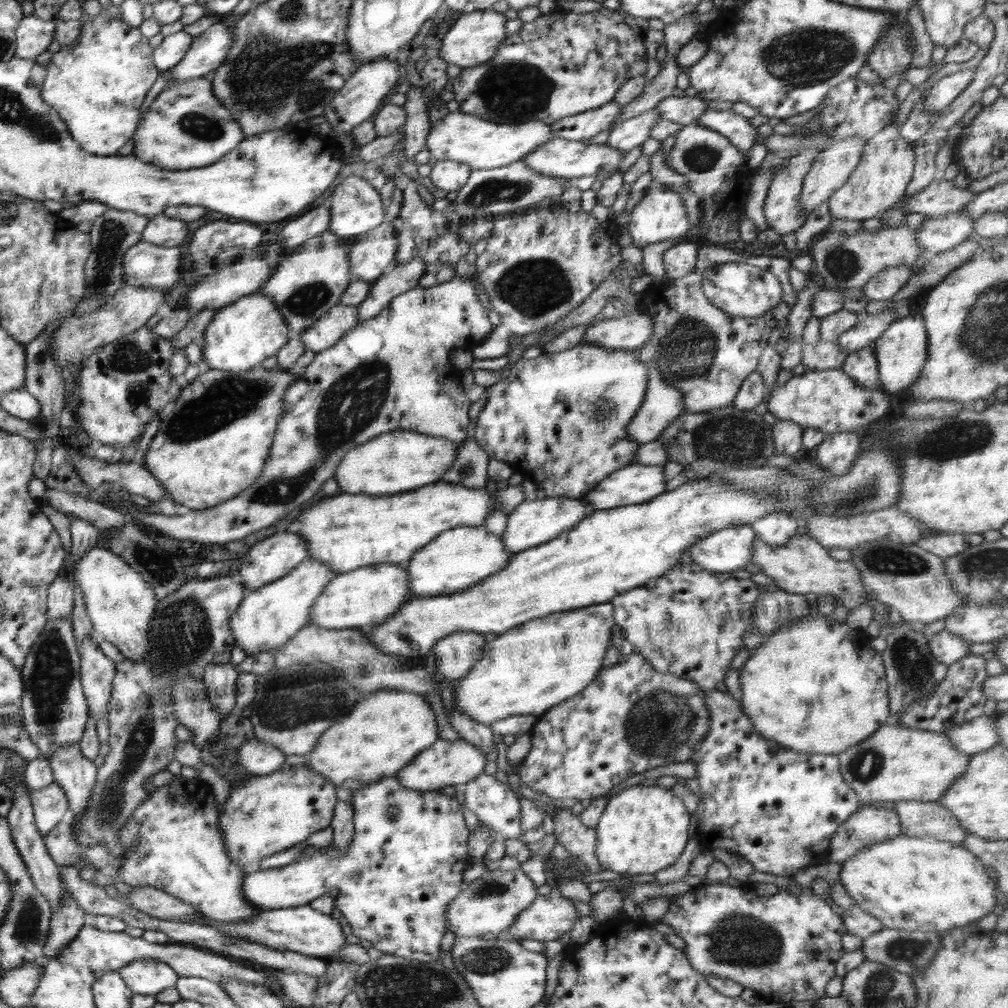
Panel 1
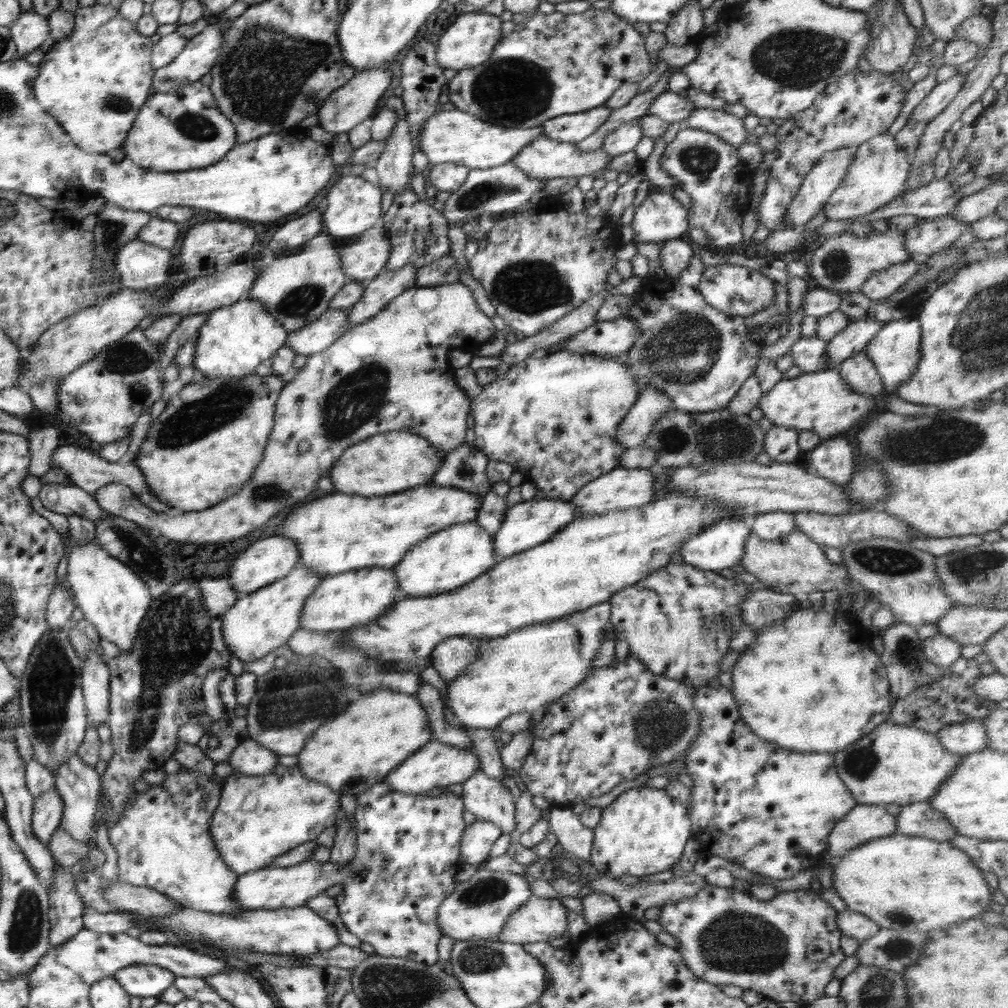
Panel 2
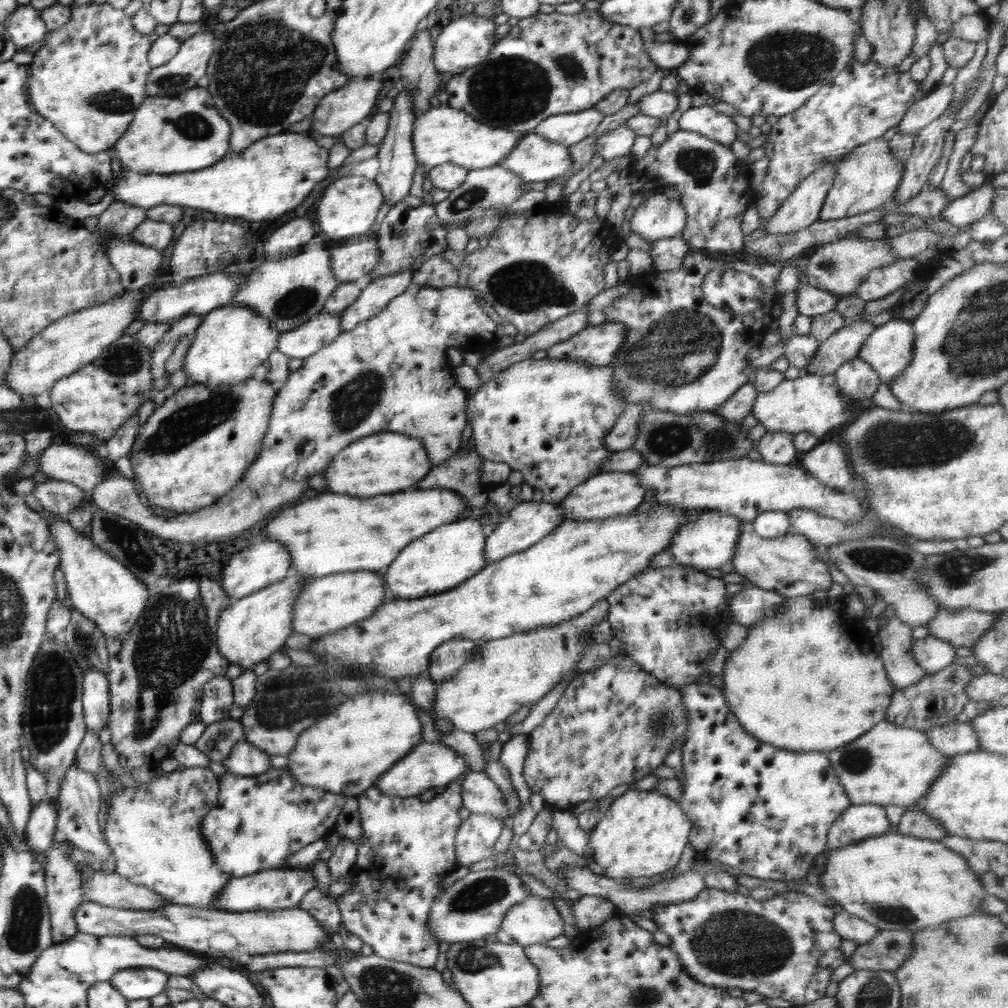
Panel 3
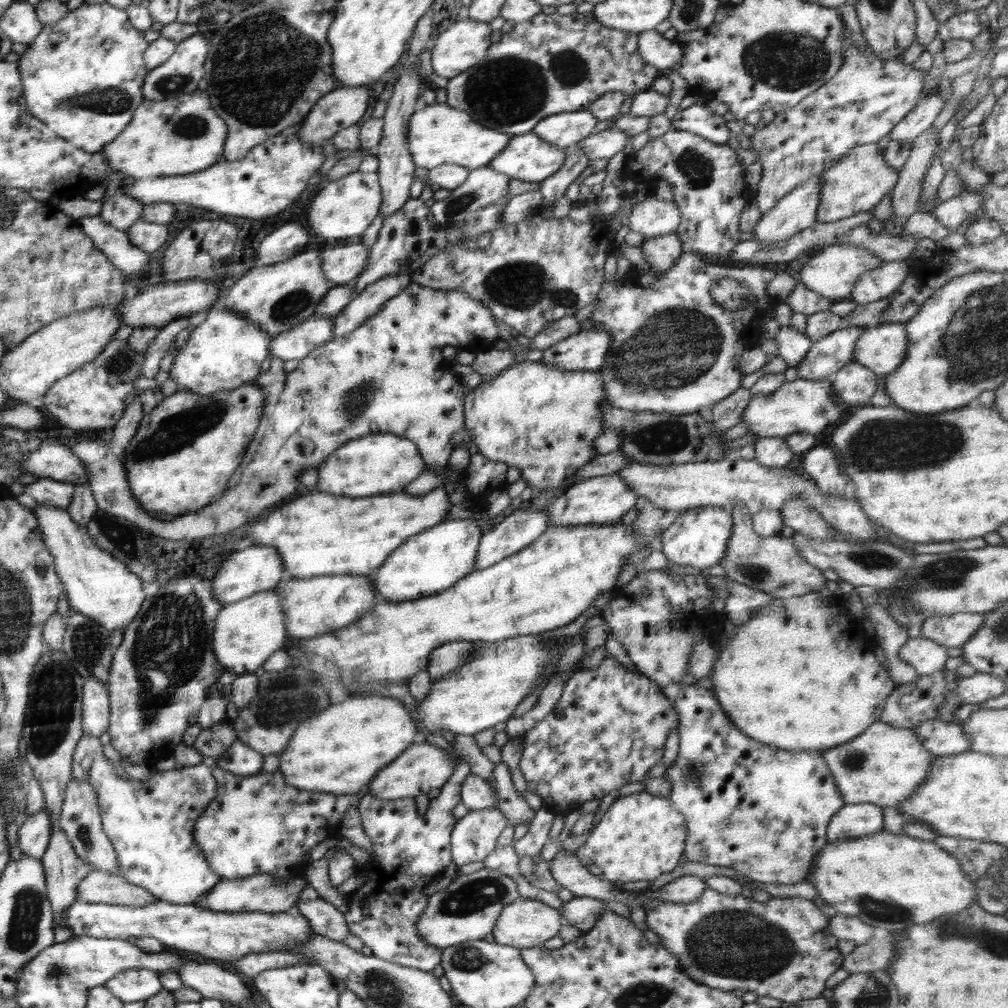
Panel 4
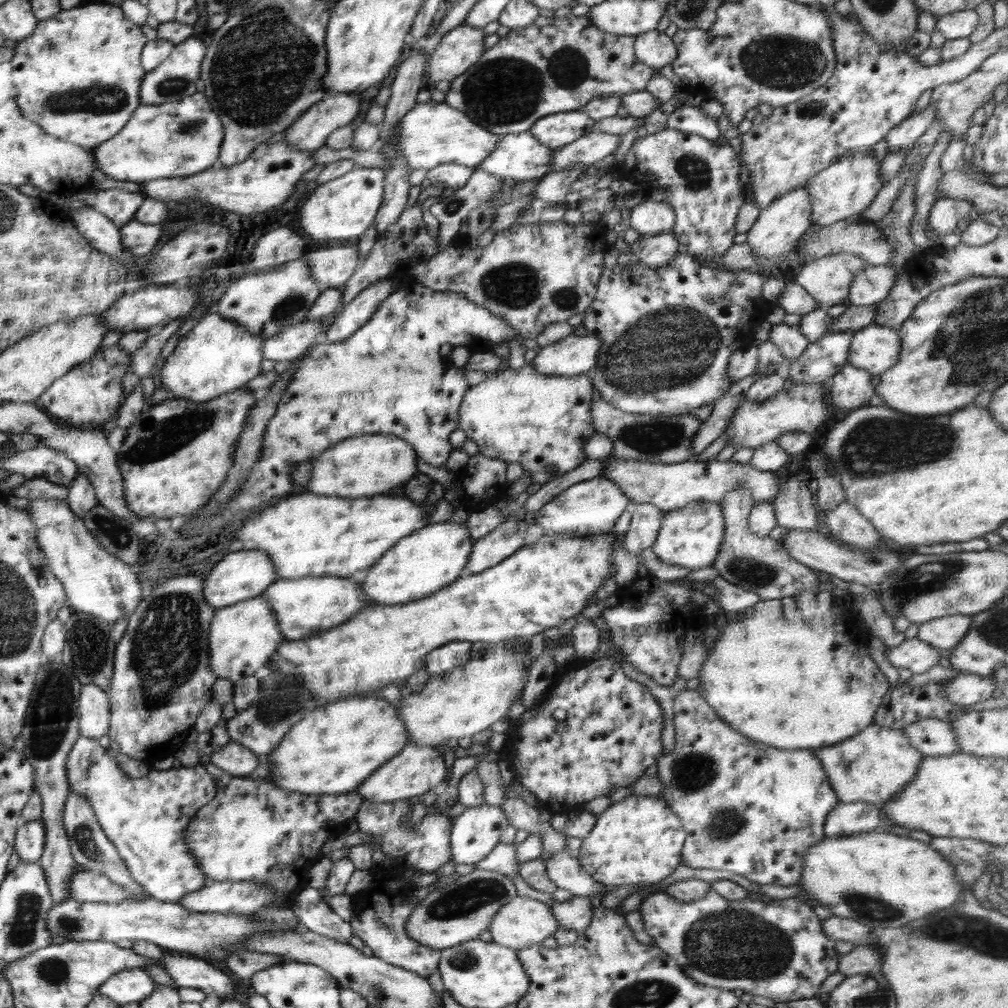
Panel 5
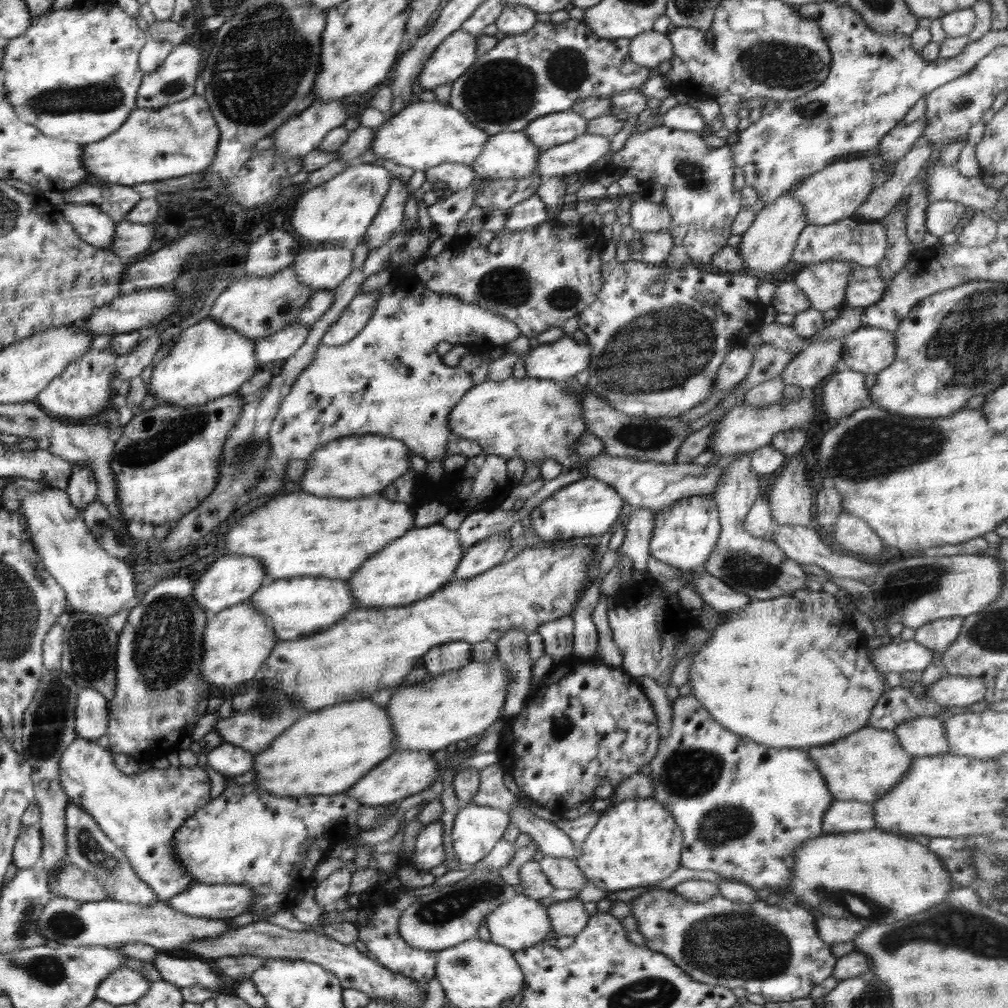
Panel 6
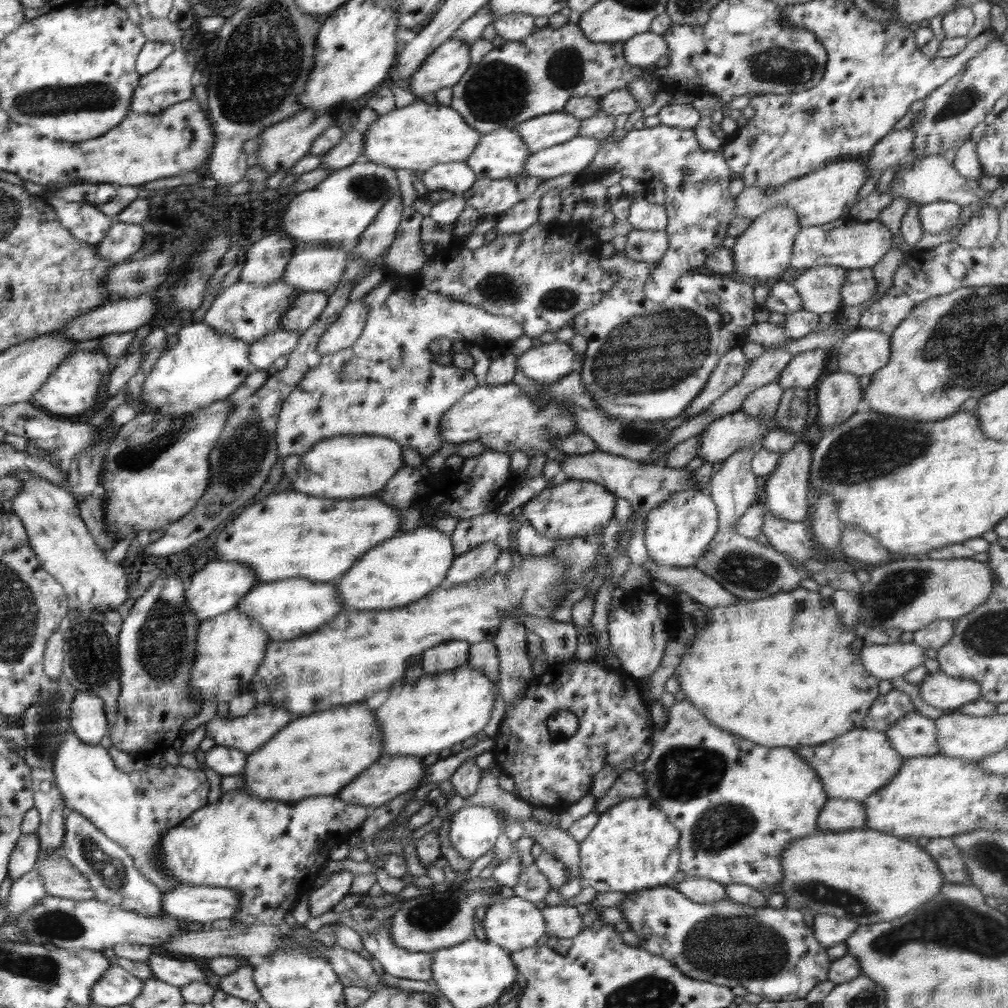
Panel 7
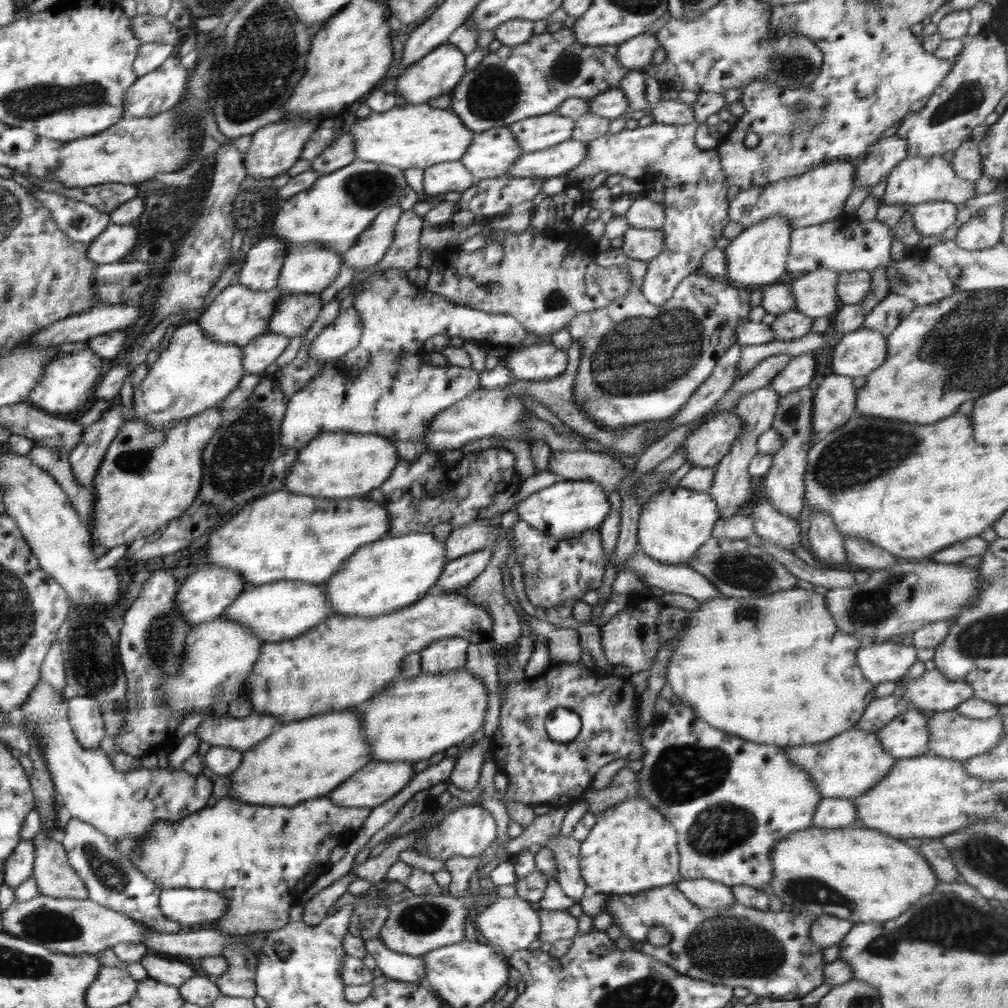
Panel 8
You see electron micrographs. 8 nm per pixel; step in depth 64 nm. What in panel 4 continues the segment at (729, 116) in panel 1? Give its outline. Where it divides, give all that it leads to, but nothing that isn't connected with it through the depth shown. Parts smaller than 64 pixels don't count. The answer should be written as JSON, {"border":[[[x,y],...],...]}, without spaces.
{"border":[[[705,103],[678,110],[670,124],[675,129],[690,131],[718,144],[727,144],[732,138],[730,129],[726,127],[726,119],[710,111]]]}

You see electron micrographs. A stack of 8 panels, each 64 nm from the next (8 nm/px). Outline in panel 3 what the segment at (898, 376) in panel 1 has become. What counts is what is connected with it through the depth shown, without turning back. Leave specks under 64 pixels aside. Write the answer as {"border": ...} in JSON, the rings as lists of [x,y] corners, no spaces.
{"border":[[[890,319],[874,328],[864,340],[857,356],[878,372],[882,382],[892,382],[900,376],[914,354],[914,327],[912,321]]]}

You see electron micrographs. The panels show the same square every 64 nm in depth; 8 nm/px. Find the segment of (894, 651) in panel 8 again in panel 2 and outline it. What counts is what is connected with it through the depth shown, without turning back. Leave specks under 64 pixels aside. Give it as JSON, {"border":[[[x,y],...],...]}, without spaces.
{"border":[[[942,633],[922,640],[922,653],[930,663],[949,667],[962,657],[962,644]]]}

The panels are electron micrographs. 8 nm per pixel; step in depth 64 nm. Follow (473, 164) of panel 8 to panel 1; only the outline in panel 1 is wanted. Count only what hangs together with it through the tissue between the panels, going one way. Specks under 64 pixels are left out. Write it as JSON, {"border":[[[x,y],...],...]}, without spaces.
{"border":[[[553,138],[550,142],[538,146],[522,161],[538,171],[538,173],[552,175],[555,177],[576,178],[584,176],[595,176],[600,172],[618,172],[620,164],[624,162],[626,152],[620,151],[609,143],[590,143],[590,139],[571,141],[563,138]]]}

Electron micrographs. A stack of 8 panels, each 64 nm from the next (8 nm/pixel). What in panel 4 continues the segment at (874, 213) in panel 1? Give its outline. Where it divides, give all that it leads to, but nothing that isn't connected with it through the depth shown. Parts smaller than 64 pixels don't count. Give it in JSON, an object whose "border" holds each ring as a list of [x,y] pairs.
{"border":[[[872,142],[852,148],[834,166],[823,171],[821,200],[816,212],[816,221],[831,223],[848,218],[859,212],[874,209],[897,183],[898,169],[888,167],[885,151],[880,144]]]}

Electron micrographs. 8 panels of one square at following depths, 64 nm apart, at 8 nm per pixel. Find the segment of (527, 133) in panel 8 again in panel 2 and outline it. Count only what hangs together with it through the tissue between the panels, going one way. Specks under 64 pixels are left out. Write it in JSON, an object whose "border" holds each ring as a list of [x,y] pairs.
{"border":[[[601,105],[584,112],[556,116],[542,123],[544,136],[555,141],[579,143],[594,134],[612,114],[612,109]]]}

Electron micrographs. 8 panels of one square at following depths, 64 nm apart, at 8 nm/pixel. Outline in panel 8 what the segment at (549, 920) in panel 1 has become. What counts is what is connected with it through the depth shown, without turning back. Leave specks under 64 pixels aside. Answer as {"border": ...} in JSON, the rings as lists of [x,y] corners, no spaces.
{"border":[[[514,895],[512,898],[494,900],[482,913],[478,913],[476,925],[489,944],[501,947],[505,950],[505,956],[509,958],[514,952],[528,949],[532,942],[539,940],[540,922],[539,912],[526,900]]]}

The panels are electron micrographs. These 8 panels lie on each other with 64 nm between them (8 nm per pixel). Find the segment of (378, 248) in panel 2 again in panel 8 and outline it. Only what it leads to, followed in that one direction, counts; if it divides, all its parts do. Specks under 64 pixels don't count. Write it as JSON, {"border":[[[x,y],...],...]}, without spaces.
{"border":[[[290,244],[286,250],[286,258],[284,258],[277,285],[289,294],[321,293],[334,282],[340,268],[342,268],[342,253],[311,244],[306,244],[302,248],[296,248],[296,244]]]}

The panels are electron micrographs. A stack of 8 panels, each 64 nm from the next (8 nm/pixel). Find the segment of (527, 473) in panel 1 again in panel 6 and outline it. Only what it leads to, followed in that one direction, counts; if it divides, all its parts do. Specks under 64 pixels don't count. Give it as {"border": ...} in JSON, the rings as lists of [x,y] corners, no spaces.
{"border":[[[514,375],[504,380],[486,379],[474,385],[464,394],[462,400],[453,408],[449,426],[454,440],[472,440],[480,445],[484,455],[497,455],[506,460],[521,458],[526,467],[538,467],[546,460],[555,460],[562,465],[562,471],[572,471],[581,461],[574,451],[572,443],[576,443],[582,434],[587,433],[586,416],[582,407],[581,396],[571,394],[566,381],[556,381],[525,375],[516,378]]]}

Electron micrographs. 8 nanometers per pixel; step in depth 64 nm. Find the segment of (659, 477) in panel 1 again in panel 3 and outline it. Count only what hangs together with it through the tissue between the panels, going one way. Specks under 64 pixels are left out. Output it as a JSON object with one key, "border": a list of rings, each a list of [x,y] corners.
{"border":[[[605,472],[588,478],[586,482],[578,484],[558,507],[562,507],[564,520],[585,521],[606,519],[632,513],[637,506],[644,502],[646,487],[640,483],[637,474],[633,472]]]}

